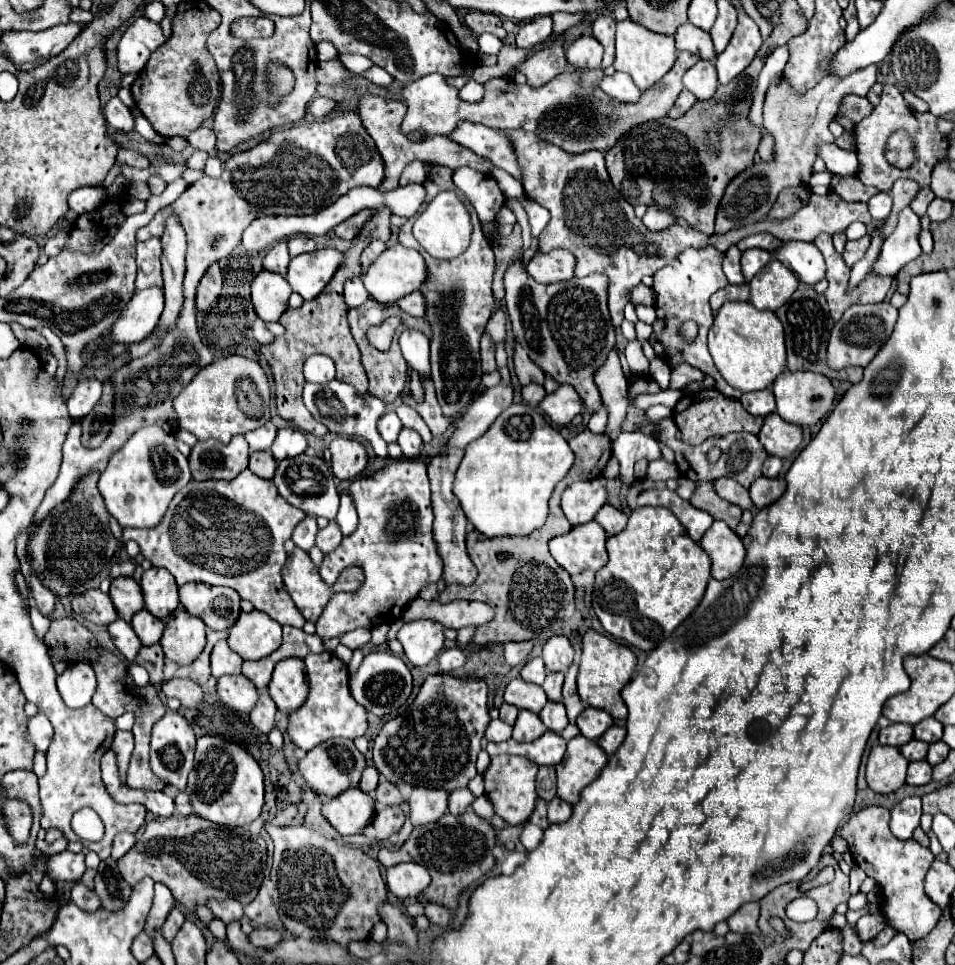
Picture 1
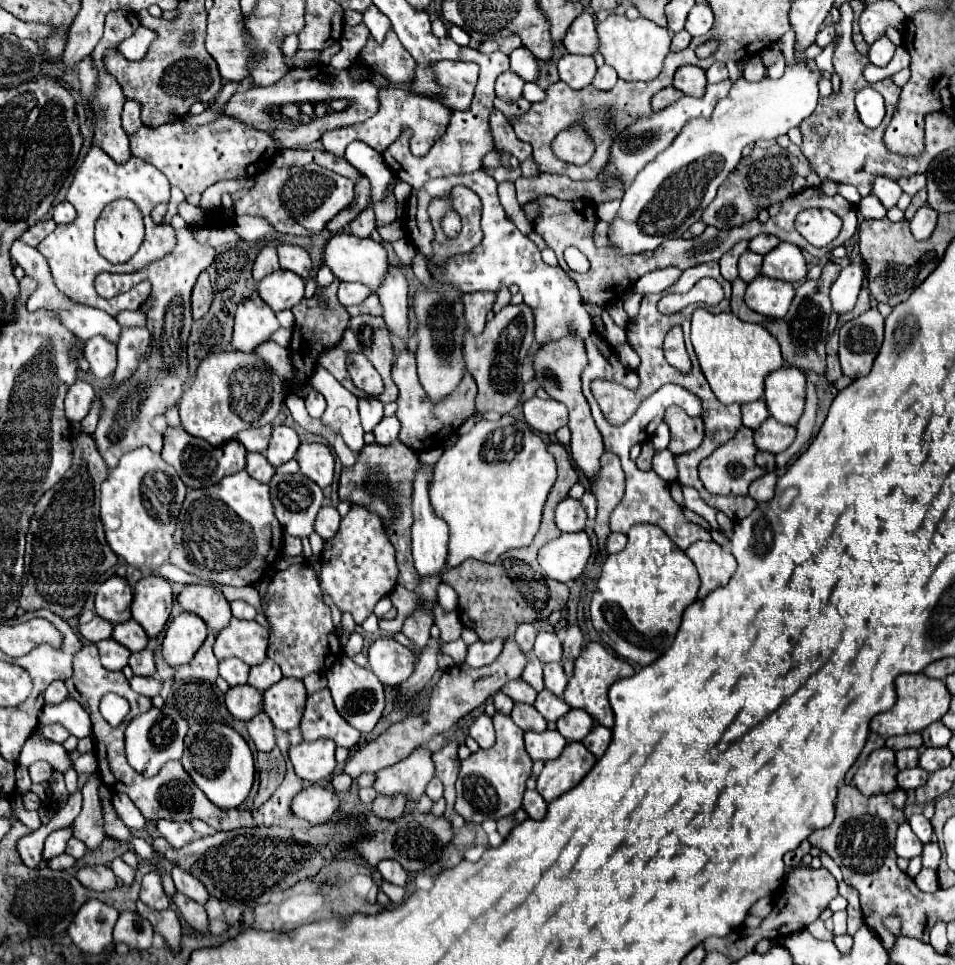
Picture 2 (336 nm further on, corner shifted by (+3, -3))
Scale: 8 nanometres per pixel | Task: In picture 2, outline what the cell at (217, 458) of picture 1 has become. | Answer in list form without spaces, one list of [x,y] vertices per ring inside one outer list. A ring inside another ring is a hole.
[[[168,426],[166,432],[164,432],[162,458],[172,468],[176,468],[180,480],[188,488],[208,488],[208,486],[214,486],[224,476],[230,476],[230,474],[236,474],[236,472],[244,470],[246,448],[238,440],[230,440],[228,444],[222,444],[222,446],[210,446],[206,440],[200,440],[200,438],[184,432],[184,428],[170,428]]]

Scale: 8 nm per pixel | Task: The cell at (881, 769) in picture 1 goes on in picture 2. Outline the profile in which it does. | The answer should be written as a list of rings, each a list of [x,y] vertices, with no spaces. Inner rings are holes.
[[[878,748],[858,768],[858,772],[854,774],[854,784],[864,796],[888,794],[898,788],[896,774],[898,766],[894,760],[894,752],[890,748]]]

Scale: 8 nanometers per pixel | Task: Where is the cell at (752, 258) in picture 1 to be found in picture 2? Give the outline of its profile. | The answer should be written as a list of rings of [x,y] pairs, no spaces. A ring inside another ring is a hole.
[[[746,250],[740,260],[738,260],[738,270],[740,270],[740,278],[744,282],[752,282],[758,272],[760,272],[760,266],[762,266],[762,256],[756,254],[756,252],[750,252]]]

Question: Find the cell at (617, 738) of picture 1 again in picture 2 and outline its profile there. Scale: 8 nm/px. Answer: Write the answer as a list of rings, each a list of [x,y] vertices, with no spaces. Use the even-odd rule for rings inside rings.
[[[596,724],[596,726],[592,728],[592,732],[590,732],[582,742],[584,742],[584,746],[586,746],[596,758],[600,758],[600,756],[606,752],[610,740],[612,740],[612,732],[610,732],[608,728]]]

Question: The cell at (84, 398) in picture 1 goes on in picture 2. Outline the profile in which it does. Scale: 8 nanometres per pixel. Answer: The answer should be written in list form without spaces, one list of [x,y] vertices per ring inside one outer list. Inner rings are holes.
[[[76,380],[66,394],[66,400],[64,400],[68,420],[70,422],[80,422],[90,412],[92,400],[94,400],[92,386],[84,380]]]

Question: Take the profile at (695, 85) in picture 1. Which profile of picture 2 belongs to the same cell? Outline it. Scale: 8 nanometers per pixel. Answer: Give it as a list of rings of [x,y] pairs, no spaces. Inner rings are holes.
[[[684,66],[684,68],[678,68],[676,74],[674,74],[674,82],[672,82],[674,88],[678,88],[682,94],[686,96],[704,96],[704,90],[706,90],[706,74],[702,68],[698,66]]]

